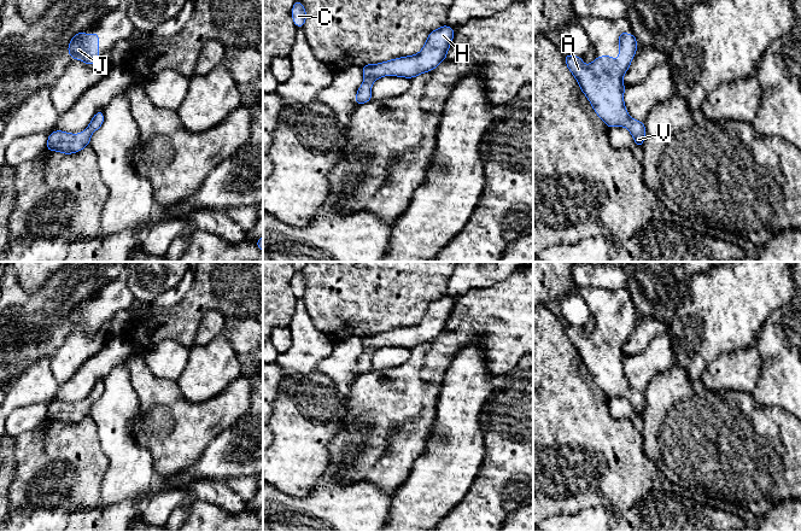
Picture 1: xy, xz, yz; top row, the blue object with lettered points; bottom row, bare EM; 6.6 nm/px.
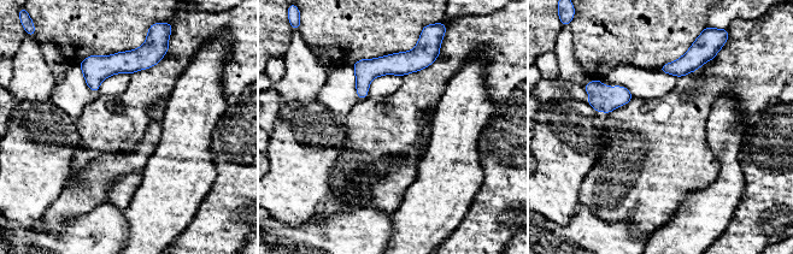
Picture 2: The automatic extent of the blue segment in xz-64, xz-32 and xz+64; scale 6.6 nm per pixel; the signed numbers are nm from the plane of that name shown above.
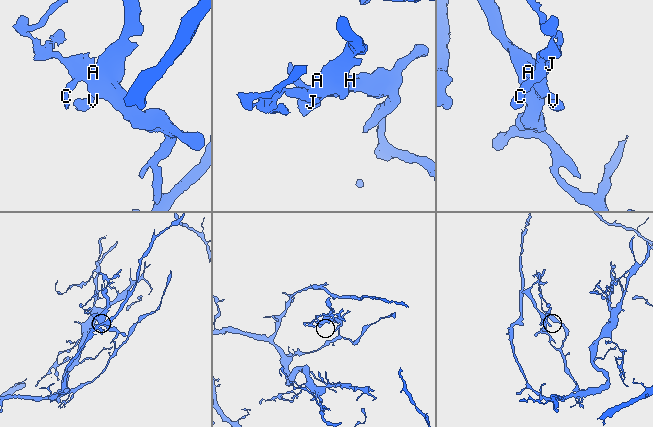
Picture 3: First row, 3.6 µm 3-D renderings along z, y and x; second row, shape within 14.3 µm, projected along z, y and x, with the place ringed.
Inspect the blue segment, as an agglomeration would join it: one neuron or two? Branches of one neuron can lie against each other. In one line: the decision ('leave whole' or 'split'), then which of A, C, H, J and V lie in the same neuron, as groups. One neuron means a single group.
leave whole; A C H J V

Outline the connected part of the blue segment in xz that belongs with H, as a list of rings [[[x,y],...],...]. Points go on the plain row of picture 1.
[[[445,294],[429,303],[425,316],[417,325],[363,335],[364,350],[357,359],[356,374],[361,375],[372,370],[372,355],[382,346],[413,349],[435,339],[446,328],[454,305],[454,298]]]

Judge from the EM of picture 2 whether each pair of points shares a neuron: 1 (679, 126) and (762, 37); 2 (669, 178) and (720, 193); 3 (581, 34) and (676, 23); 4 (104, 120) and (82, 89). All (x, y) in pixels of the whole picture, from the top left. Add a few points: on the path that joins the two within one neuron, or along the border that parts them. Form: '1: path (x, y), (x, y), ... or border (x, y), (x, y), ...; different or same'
1: path (693, 104), (739, 60); same
2: border (720, 166), (712, 181), (692, 190), (679, 205); different
3: path (605, 33), (612, 35), (622, 25), (652, 23); same
4: border (99, 95), (80, 113); different

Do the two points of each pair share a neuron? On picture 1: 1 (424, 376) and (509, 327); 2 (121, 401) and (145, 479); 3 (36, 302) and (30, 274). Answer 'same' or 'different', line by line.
1: same
2: same
3: different

